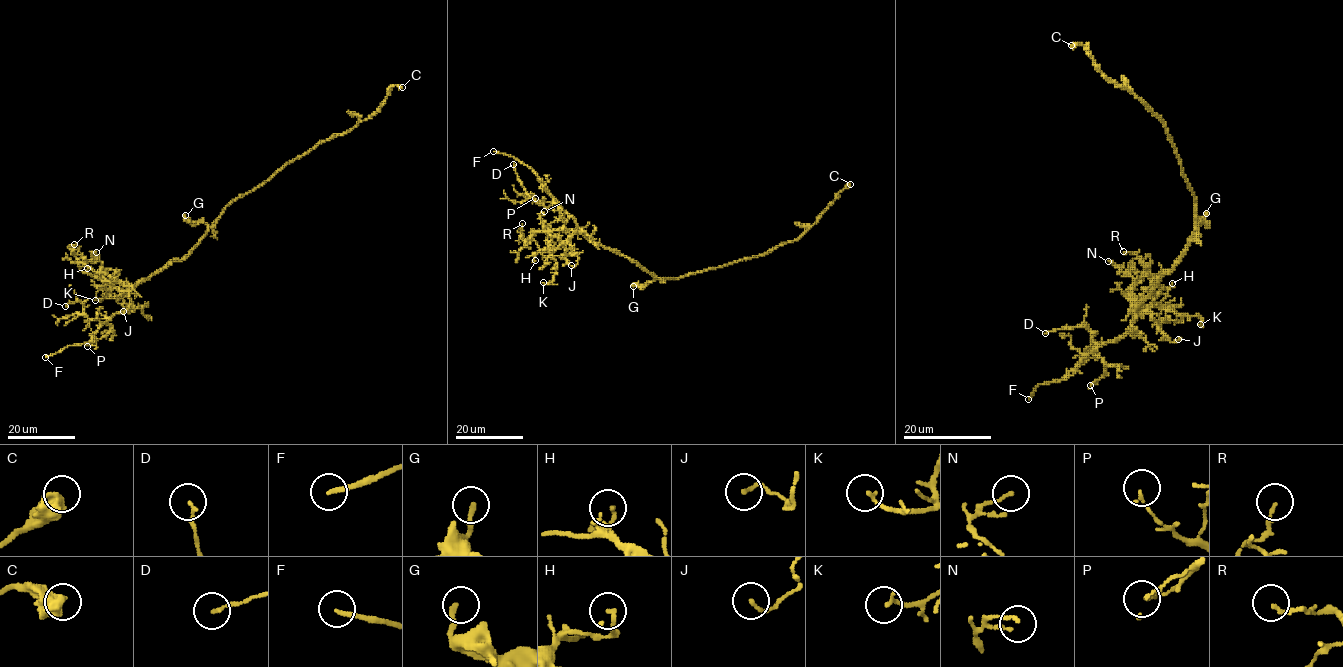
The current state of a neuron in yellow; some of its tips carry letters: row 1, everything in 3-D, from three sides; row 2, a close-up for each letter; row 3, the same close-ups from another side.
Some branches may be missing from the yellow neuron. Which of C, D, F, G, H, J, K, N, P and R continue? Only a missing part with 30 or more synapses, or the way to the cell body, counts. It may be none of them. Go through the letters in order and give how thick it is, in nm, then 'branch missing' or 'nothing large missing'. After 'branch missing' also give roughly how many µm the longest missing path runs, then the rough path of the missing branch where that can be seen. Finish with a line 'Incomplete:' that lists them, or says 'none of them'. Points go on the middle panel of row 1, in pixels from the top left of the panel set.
C: 550 nm | nothing large missing
D: 150 nm | nothing large missing
F: 170 nm | branch missing | 20 µm
G: 200 nm | nothing large missing
H: 150 nm | nothing large missing
J: 140 nm | nothing large missing
K: 150 nm | nothing large missing
N: 130 nm | nothing large missing
P: 110 nm | nothing large missing
R: 140 nm | nothing large missing
Incomplete: F

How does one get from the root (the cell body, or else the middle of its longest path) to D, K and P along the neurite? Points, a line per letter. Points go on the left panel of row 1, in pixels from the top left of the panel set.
D: (215, 223), (183, 258), (143, 279), (129, 293), (125, 310), (107, 319), (90, 319), (80, 301), (65, 306)
K: (215, 223), (183, 258), (169, 262), (127, 290), (119, 290), (106, 284), (102, 287), (107, 292), (95, 300)
P: (215, 223), (183, 258), (171, 261), (143, 279), (129, 293), (129, 306), (106, 322), (111, 330), (87, 346)

